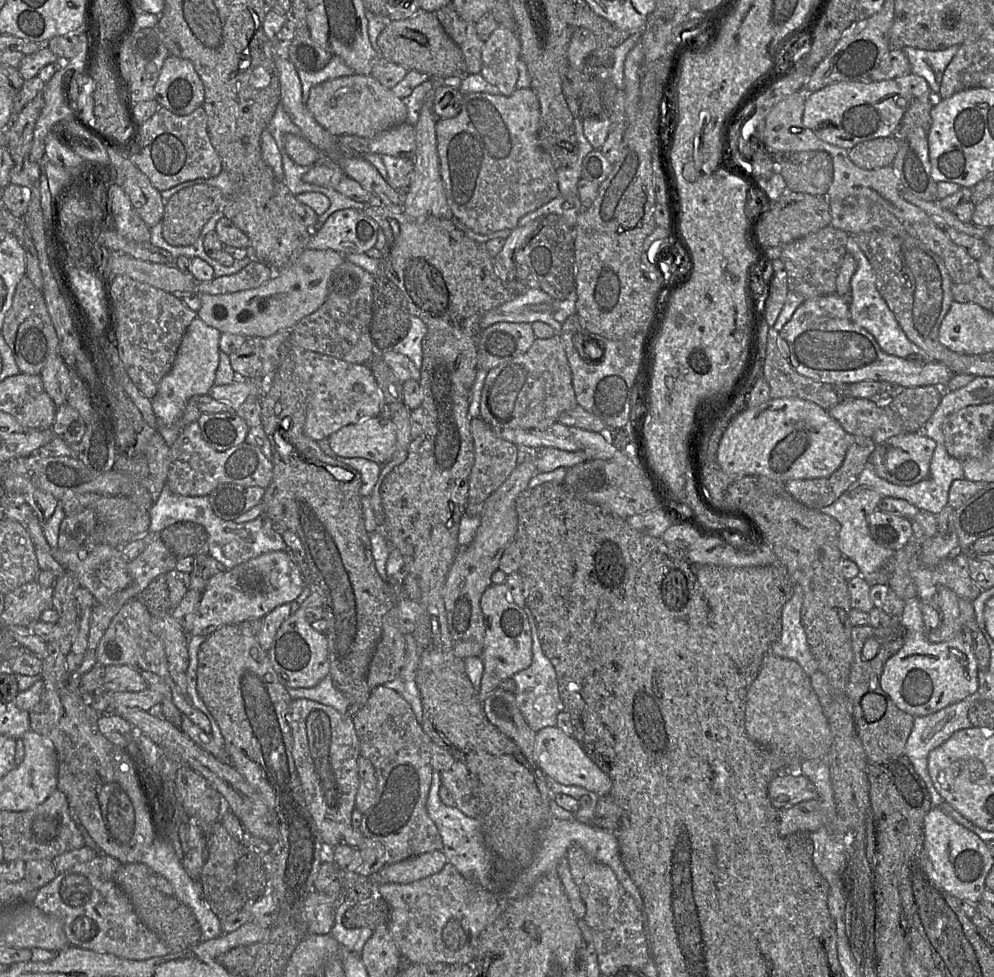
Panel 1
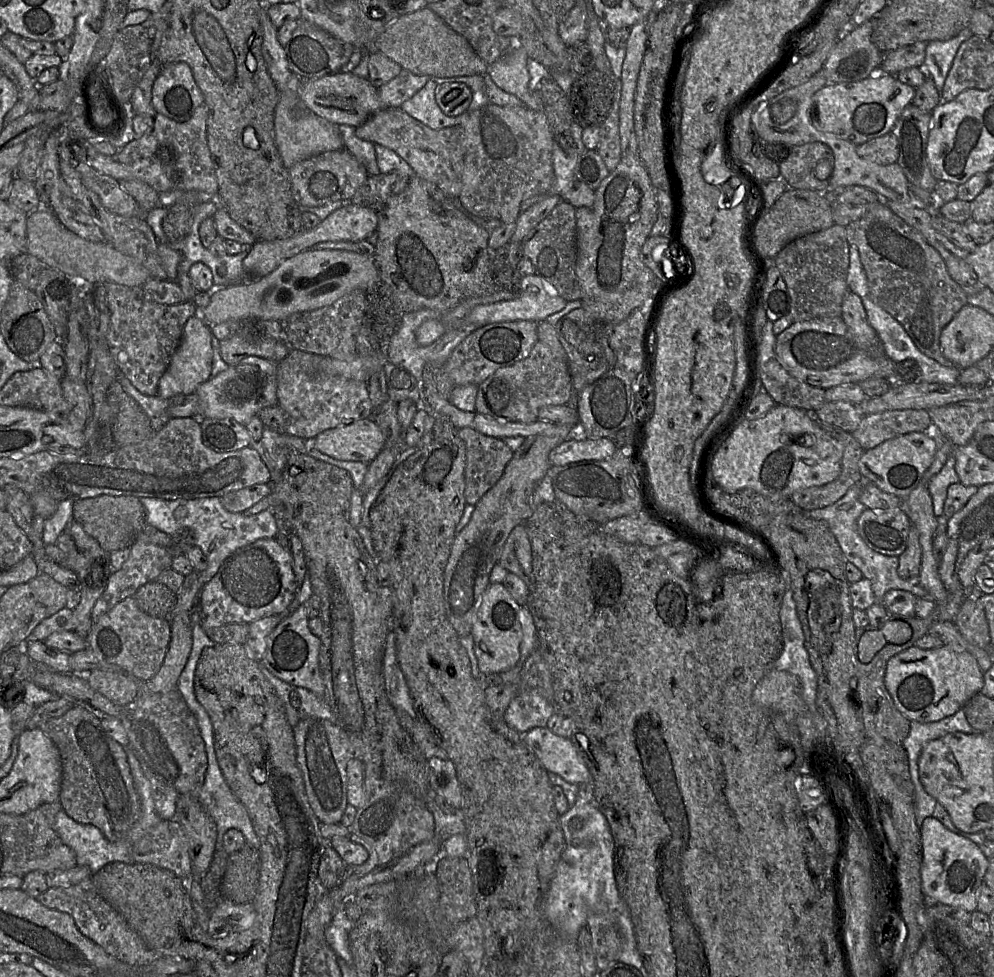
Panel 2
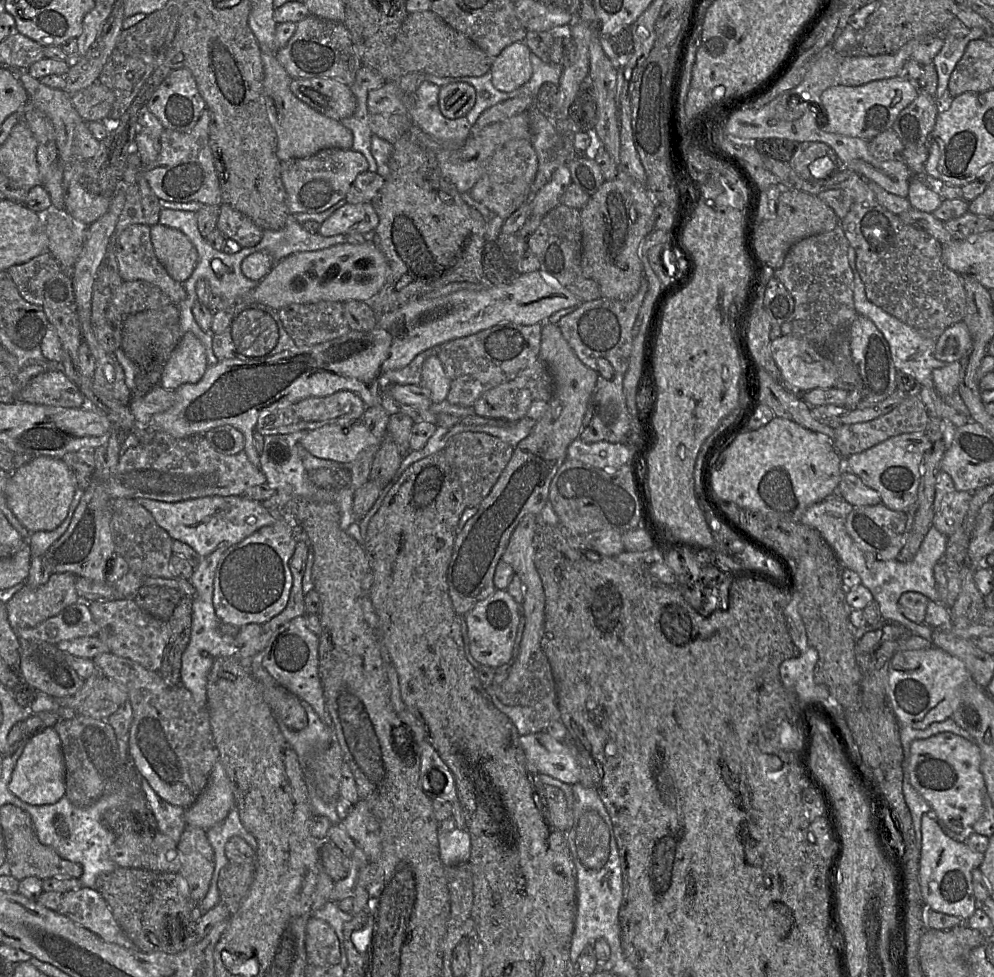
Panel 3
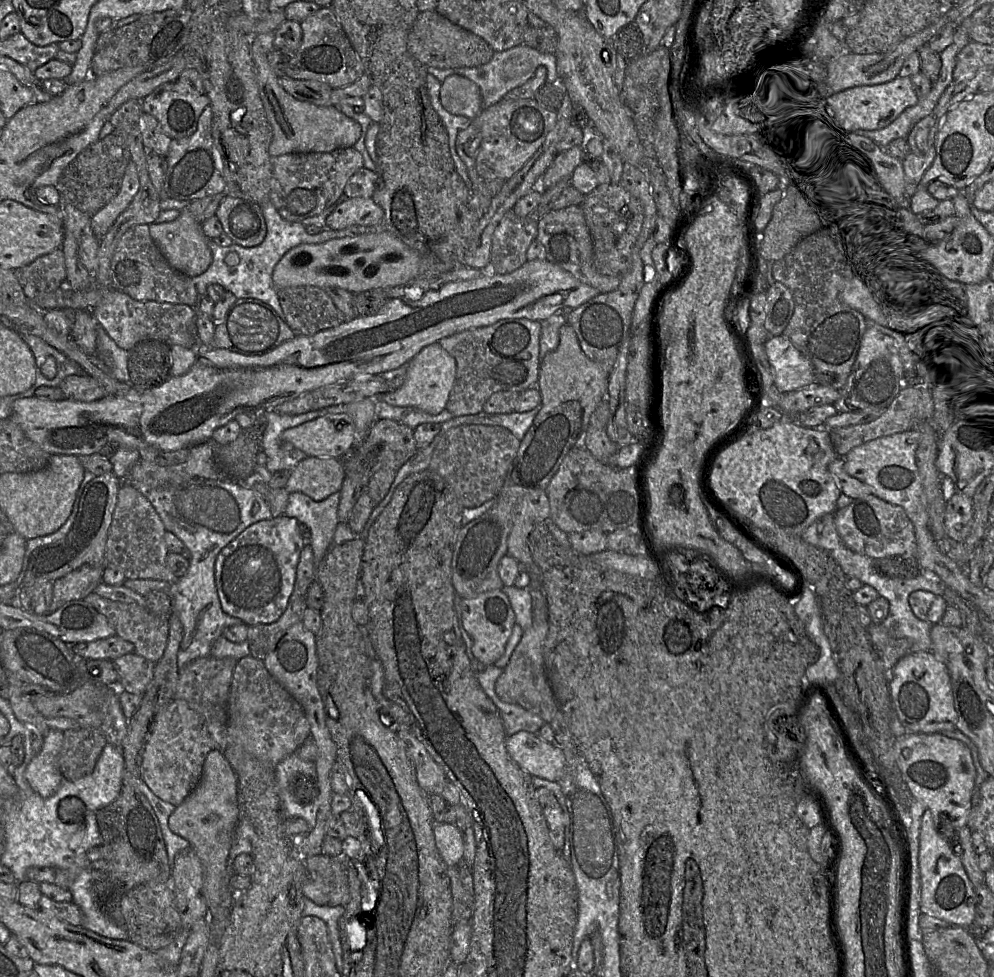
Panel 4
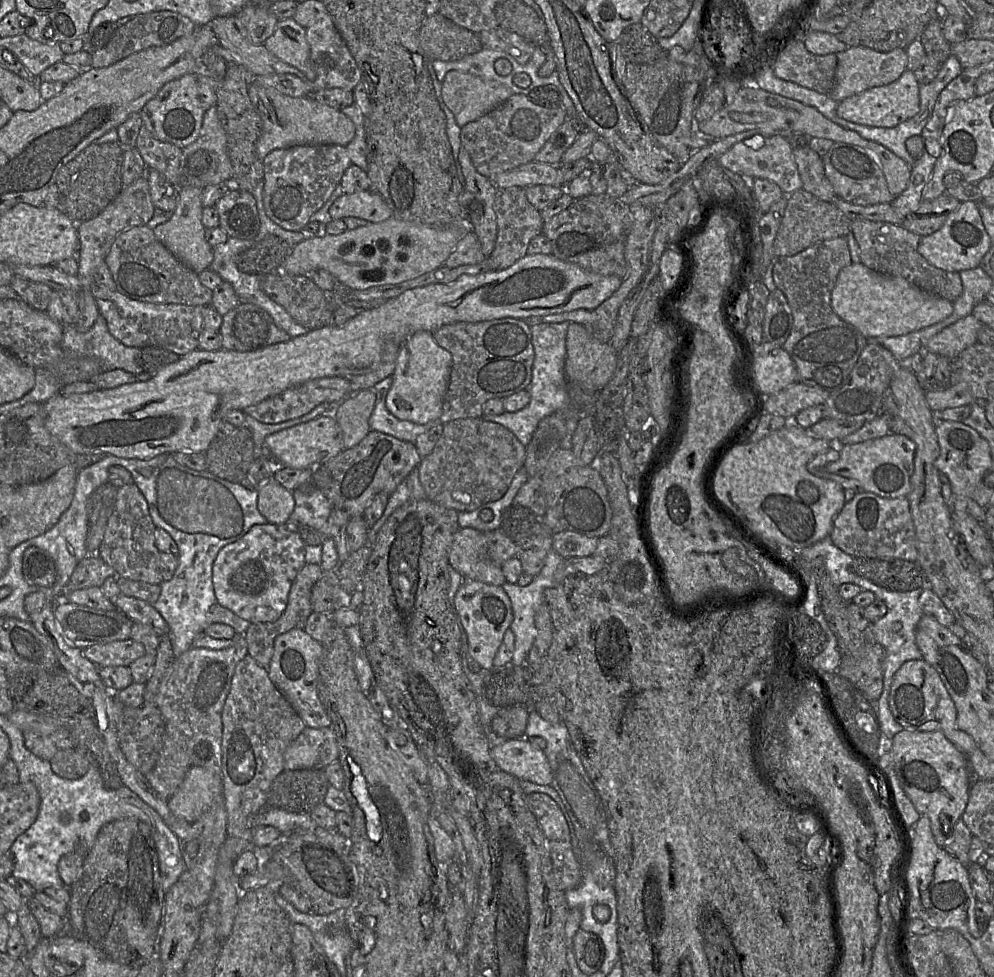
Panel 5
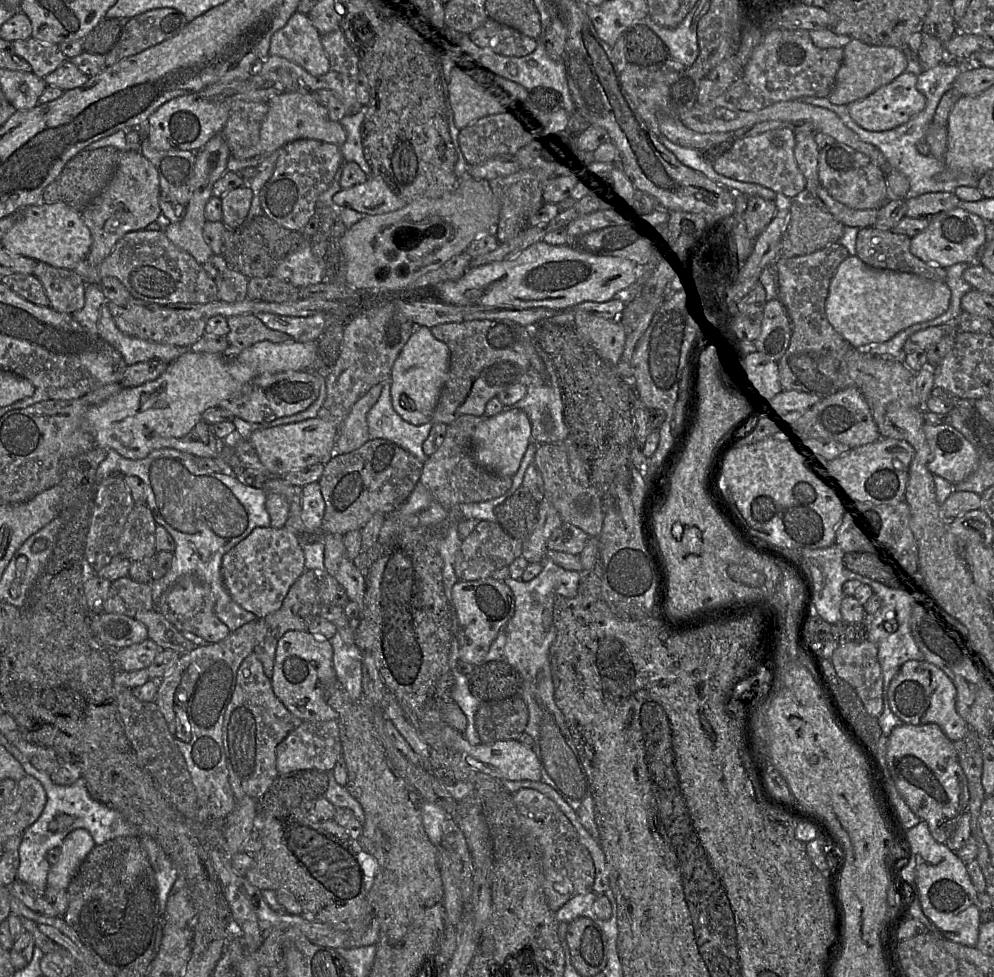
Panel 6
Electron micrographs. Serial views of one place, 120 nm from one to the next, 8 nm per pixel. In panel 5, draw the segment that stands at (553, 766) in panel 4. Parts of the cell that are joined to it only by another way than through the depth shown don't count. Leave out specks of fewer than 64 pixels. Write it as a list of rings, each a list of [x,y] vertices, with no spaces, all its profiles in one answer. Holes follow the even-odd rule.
[[[513,738],[492,746],[490,755],[500,769],[519,780],[530,781],[539,785],[550,785],[552,782],[551,768],[544,751],[532,745],[527,738]]]

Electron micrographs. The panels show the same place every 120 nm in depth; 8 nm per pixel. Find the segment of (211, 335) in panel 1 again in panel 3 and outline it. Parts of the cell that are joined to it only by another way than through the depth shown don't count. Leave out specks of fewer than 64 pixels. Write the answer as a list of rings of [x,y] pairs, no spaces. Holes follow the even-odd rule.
[[[191,332],[185,333],[164,366],[160,385],[175,390],[184,383],[196,383],[208,367],[205,348]]]

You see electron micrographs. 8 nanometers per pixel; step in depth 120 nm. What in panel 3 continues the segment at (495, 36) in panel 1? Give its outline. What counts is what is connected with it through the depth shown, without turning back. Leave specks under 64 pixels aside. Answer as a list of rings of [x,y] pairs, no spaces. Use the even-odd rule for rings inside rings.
[[[524,42],[506,47],[490,69],[493,86],[502,92],[512,92],[526,84],[532,76],[531,50]]]

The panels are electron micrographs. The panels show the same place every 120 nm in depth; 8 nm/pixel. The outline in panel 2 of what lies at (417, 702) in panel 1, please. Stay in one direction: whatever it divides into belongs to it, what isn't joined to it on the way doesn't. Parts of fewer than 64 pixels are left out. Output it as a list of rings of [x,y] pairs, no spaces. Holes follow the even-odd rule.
[[[394,632],[388,635],[383,661],[383,677],[389,701],[395,709],[402,709],[413,719],[417,718],[413,699],[397,659]]]

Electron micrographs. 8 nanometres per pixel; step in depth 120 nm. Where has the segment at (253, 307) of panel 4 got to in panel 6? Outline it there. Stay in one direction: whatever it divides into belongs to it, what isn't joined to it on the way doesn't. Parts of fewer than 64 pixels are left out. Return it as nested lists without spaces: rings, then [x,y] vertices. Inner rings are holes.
[[[242,314],[227,318],[229,332],[226,340],[231,351],[240,351],[258,342],[293,343],[288,334],[268,328],[253,314]]]

